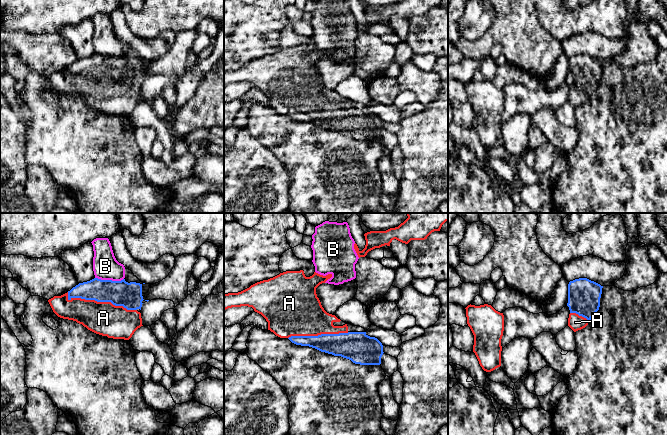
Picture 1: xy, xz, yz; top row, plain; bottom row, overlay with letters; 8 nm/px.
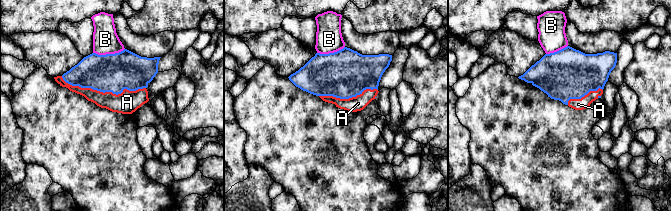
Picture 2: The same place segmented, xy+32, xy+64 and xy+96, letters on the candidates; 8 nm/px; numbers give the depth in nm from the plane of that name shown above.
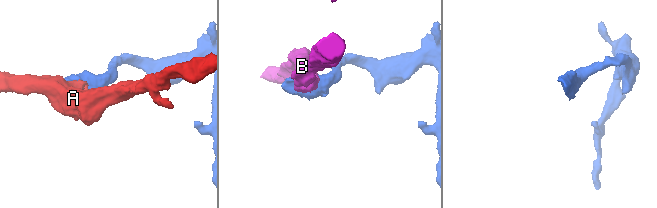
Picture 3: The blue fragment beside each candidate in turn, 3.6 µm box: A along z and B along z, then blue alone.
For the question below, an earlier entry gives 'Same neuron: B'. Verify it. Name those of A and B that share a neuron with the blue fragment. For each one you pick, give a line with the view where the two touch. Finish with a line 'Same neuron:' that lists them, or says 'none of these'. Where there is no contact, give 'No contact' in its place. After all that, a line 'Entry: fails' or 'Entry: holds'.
A: Touches blue in xy
Same neuron: A
Entry: fails

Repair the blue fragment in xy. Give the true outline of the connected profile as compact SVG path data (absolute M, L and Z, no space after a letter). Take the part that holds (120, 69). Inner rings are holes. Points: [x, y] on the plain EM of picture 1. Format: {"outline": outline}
{"outline": "M94 54L90 57L79 59L67 69L54 72L48 78L53 88L60 94L76 97L88 106L113 115L129 116L134 108L142 101L141 89L137 86L142 83L142 60L136 58L101 56Z"}

